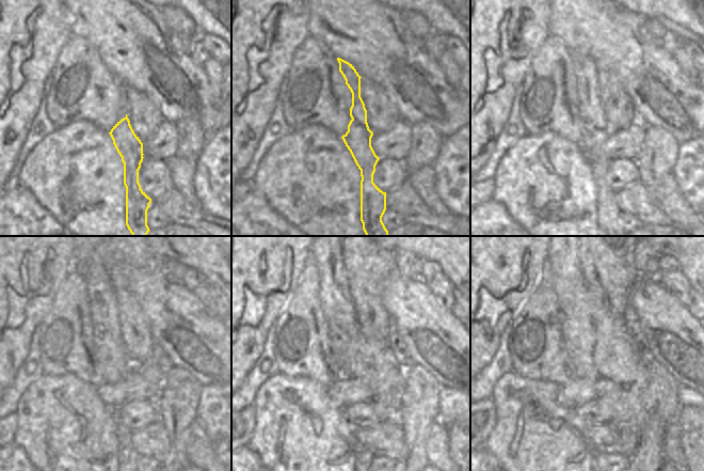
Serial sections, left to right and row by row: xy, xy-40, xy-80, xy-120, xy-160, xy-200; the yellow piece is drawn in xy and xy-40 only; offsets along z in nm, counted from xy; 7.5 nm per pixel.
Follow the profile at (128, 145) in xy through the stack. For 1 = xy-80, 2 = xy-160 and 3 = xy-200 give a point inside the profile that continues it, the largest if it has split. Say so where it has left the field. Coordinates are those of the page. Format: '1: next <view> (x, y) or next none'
1: next xy-80 (595, 129)
2: next xy-160 (337, 304)
3: next xy-200 (570, 283)

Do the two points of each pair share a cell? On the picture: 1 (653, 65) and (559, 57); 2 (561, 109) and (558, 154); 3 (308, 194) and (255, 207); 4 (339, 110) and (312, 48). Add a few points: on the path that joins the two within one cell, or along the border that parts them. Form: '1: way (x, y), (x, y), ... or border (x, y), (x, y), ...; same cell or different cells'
1: border (550, 34), (556, 35), (570, 50); different cells
2: border (534, 134), (556, 132), (579, 145); different cells
3: border (254, 189), (274, 210), (287, 220); different cells
4: way (324, 95), (323, 79), (313, 63); same cell

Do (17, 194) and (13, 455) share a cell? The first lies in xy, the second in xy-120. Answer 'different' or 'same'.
same

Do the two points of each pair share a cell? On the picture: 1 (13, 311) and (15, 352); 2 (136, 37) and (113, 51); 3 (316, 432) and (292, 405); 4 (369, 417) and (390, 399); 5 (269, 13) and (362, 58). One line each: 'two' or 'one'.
1: one
2: one
3: one
4: two
5: two

